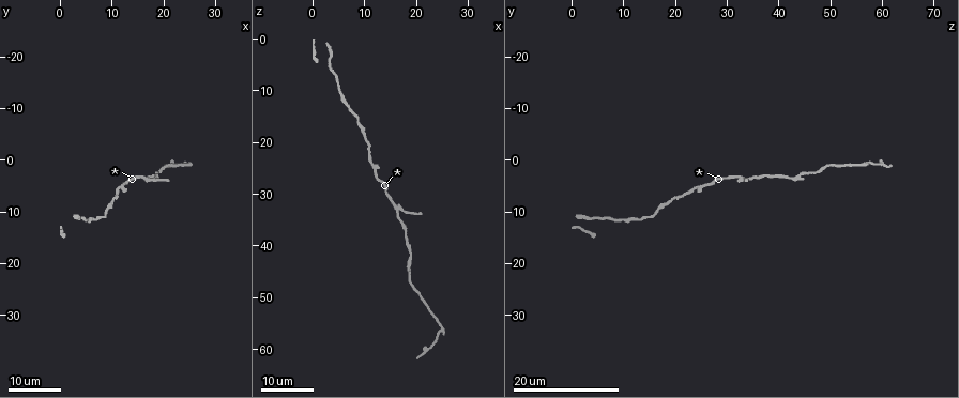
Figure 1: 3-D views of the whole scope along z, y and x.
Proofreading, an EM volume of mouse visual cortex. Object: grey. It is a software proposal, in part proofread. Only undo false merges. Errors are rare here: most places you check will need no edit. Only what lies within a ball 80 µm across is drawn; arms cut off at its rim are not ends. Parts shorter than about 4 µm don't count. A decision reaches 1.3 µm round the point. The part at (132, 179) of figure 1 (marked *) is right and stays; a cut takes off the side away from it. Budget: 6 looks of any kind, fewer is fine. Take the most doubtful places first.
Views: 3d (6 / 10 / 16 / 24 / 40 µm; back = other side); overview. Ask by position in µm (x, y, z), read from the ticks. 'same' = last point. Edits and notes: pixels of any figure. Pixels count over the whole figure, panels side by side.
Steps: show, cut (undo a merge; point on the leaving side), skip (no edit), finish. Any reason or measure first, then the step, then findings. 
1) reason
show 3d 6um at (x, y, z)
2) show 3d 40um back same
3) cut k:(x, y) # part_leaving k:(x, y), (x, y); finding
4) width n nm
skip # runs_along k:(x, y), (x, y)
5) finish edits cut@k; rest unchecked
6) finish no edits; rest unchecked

branch point
show 3d 24um at (16.5, 4.0, 32.5)

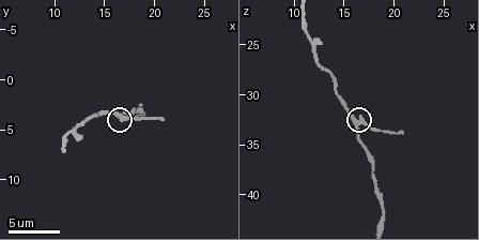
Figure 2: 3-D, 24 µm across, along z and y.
show 3d 6um at (16.6, 3.6, 32.6)

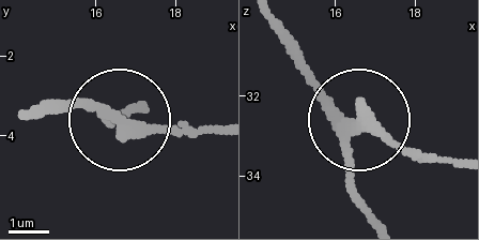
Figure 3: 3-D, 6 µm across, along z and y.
side_arm 5 um
skip # runs_along 3:(266, 18), (345, 110), (406, 148), (458, 162); one cell here

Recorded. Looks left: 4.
sudden change in width
show 3d 16um at (9.0, 10.0, 16.5)

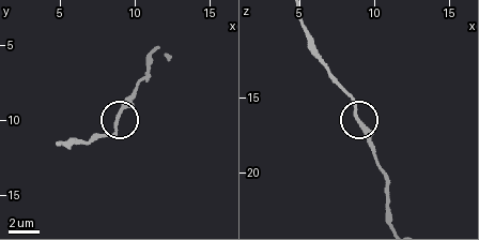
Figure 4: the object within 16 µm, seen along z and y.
show 3d 6um at (8.8, 9.8, 16.4)

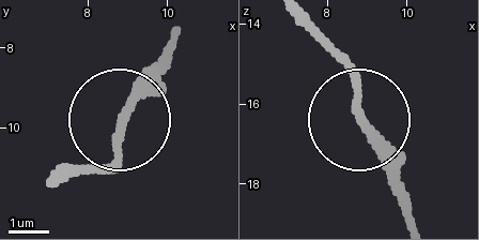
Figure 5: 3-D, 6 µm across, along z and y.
skip # runs_along 5:(411, 216), (398, 165), (364, 124), (333, 56); all the same cell

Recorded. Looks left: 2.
three arms meet
show 3d 6um at (11.6, 5.2, 24.2)

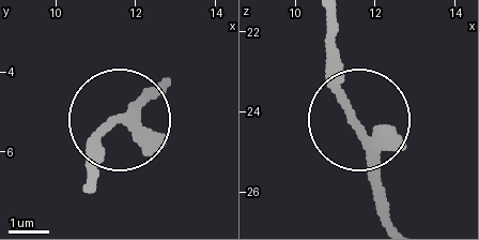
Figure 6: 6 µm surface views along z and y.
arms 3
skip # runs_along 6:(155, 92), (104, 133), (91, 184); continuous, no second cell

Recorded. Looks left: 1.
finish no edits; rest unchecked

